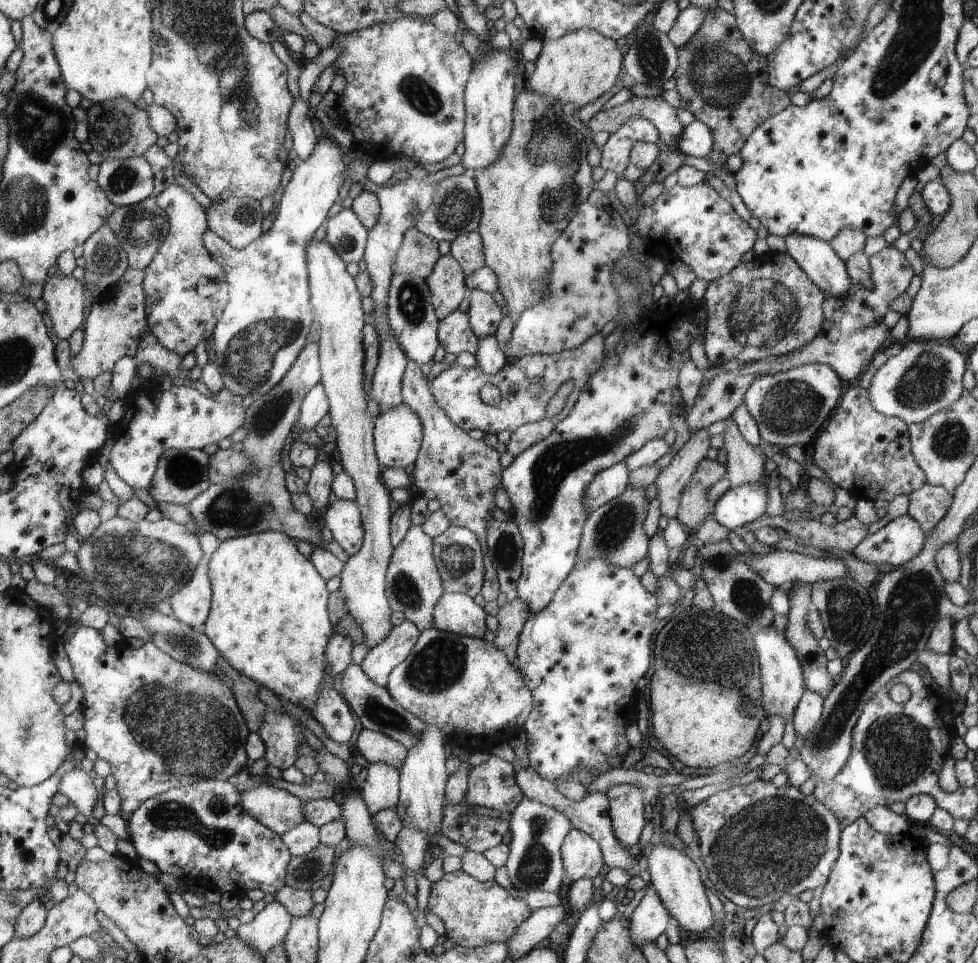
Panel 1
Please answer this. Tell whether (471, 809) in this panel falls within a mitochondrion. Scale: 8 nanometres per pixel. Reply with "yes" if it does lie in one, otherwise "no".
no

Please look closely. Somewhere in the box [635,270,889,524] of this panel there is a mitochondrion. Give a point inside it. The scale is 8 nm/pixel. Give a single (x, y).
(762, 316)

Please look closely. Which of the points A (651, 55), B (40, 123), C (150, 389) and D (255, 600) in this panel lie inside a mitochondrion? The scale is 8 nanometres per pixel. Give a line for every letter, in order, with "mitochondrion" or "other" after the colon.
A: mitochondrion
B: mitochondrion
C: other
D: other

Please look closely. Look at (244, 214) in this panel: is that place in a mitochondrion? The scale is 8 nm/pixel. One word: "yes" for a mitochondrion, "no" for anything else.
yes

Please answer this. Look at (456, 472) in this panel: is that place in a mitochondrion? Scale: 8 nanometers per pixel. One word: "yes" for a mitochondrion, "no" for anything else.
no

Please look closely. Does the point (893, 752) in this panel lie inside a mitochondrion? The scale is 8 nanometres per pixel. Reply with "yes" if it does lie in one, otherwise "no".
yes

